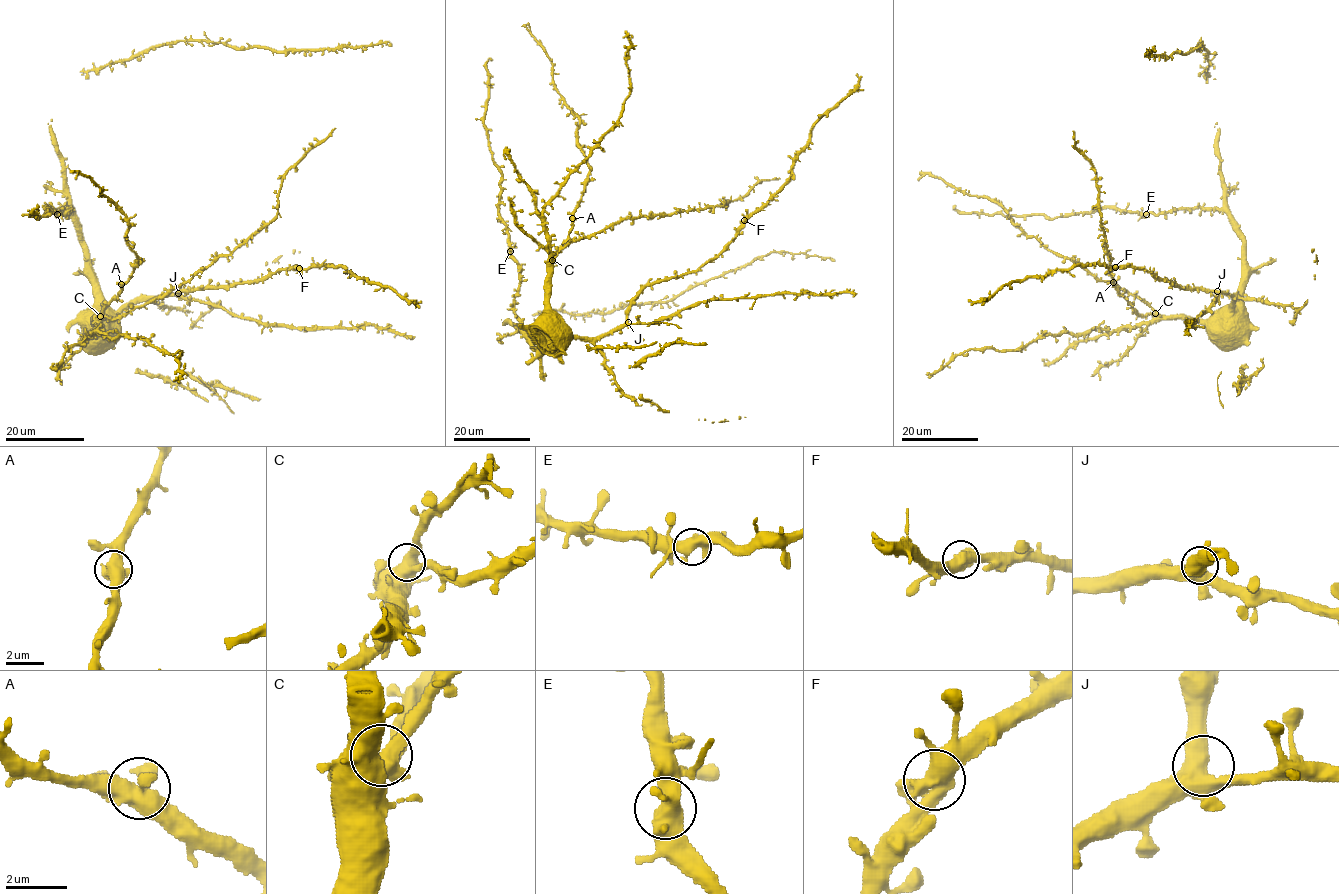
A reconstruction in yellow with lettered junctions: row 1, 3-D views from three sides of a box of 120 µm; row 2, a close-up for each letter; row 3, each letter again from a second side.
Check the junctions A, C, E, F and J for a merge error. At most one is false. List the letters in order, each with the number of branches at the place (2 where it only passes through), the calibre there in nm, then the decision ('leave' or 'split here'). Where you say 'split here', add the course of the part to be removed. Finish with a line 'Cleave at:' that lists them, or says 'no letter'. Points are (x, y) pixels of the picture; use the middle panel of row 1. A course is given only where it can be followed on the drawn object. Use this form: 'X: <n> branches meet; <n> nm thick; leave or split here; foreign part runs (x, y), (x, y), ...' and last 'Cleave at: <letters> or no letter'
A: 3 branches meet; 480 nm thick; leave
C: 3 branches meet; 500 nm thick; leave
E: 3 branches meet; 480 nm thick; leave
F: 3 branches meet; 500 nm thick; leave
J: 3 branches meet; 500 nm thick; leave
Cleave at: no letter

